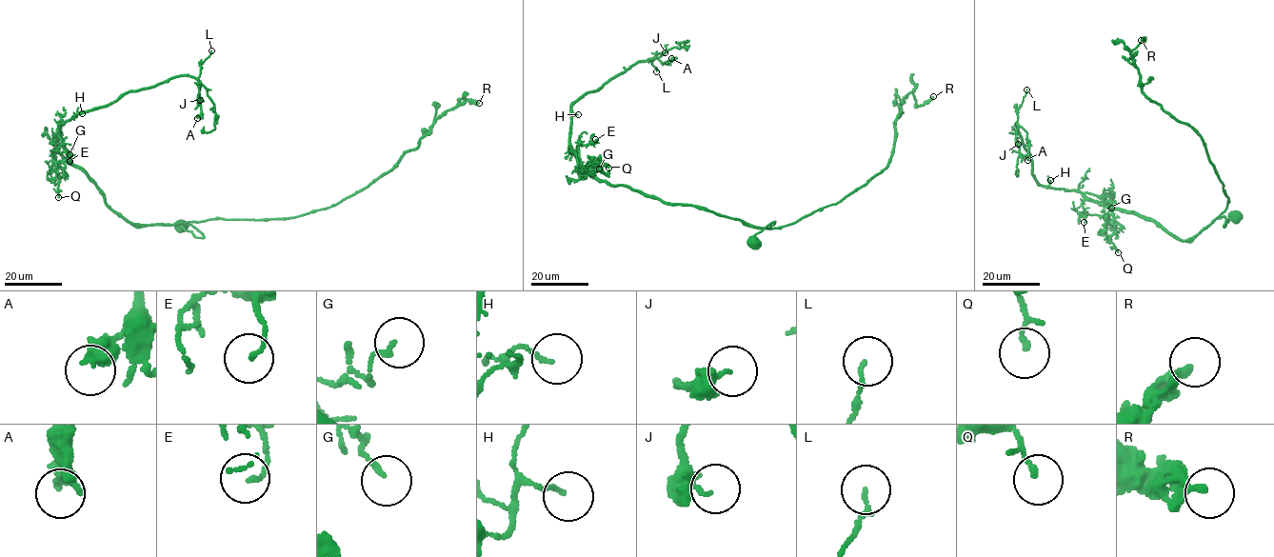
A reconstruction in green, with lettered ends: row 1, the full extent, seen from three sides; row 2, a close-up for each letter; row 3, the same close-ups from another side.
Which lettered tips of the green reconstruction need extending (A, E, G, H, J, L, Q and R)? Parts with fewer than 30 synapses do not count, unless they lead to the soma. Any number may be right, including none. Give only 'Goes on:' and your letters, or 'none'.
Goes on: none

